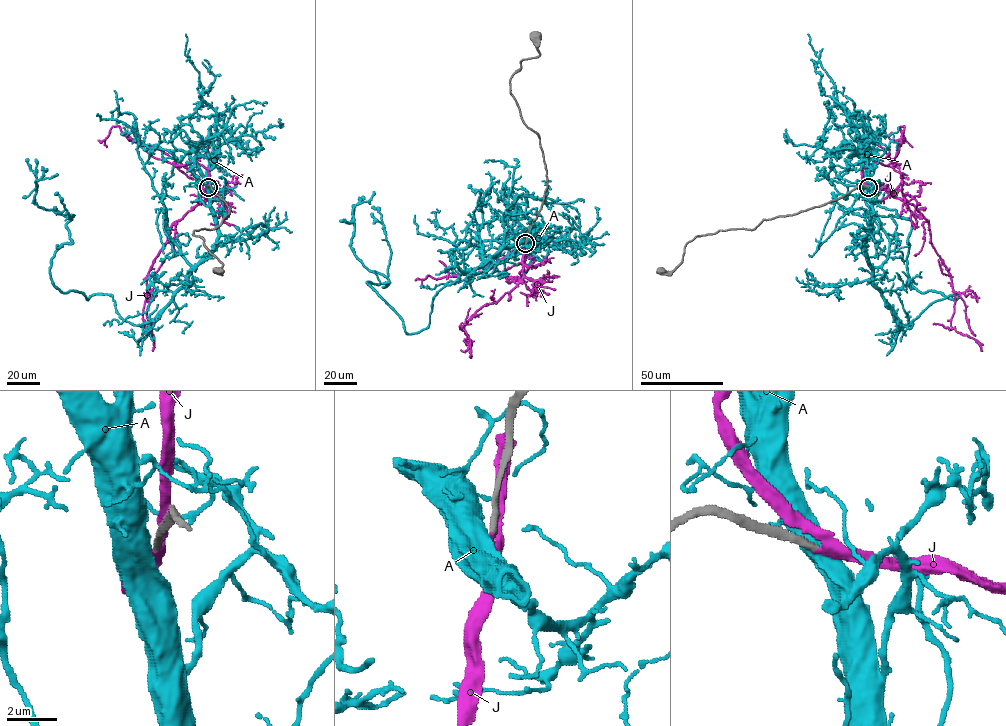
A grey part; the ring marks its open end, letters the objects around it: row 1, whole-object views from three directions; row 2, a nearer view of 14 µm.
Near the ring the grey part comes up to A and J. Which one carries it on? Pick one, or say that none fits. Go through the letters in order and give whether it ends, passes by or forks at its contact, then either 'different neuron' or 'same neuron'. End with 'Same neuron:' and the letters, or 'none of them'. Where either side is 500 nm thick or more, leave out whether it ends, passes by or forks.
A: different neuron
J: it passes by; same neuron
Same neuron: J

